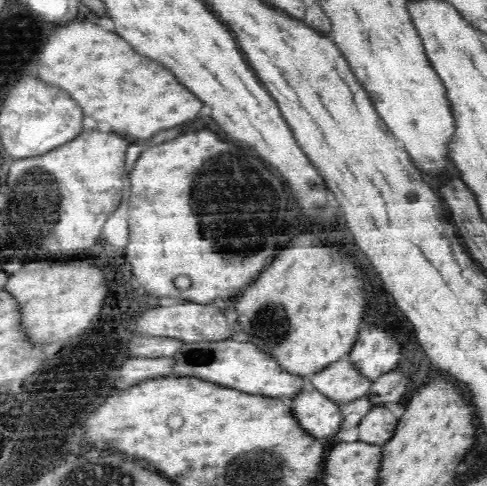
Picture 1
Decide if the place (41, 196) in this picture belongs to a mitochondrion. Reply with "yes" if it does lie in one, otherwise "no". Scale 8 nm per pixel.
yes

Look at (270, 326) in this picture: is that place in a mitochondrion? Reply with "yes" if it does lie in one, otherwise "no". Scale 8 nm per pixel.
yes

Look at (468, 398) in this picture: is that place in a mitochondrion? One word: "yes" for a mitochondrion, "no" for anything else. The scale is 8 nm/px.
no

